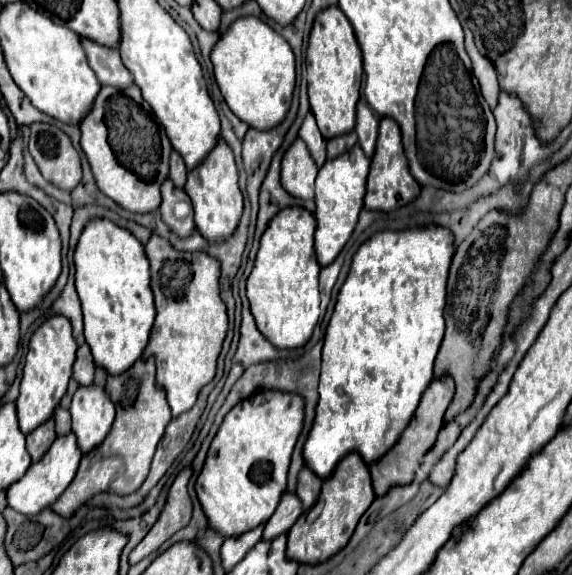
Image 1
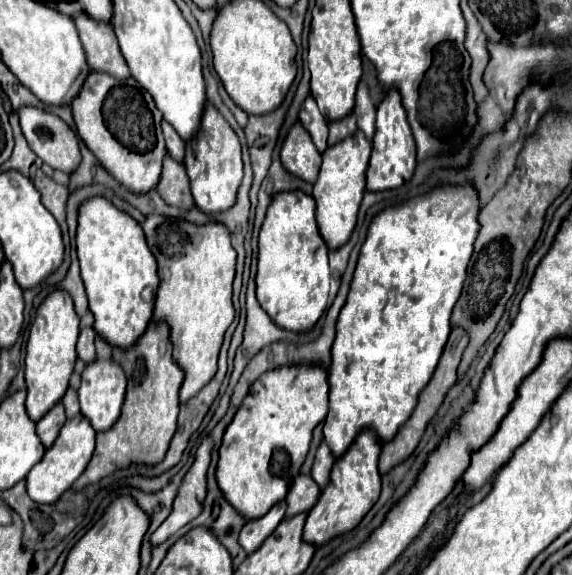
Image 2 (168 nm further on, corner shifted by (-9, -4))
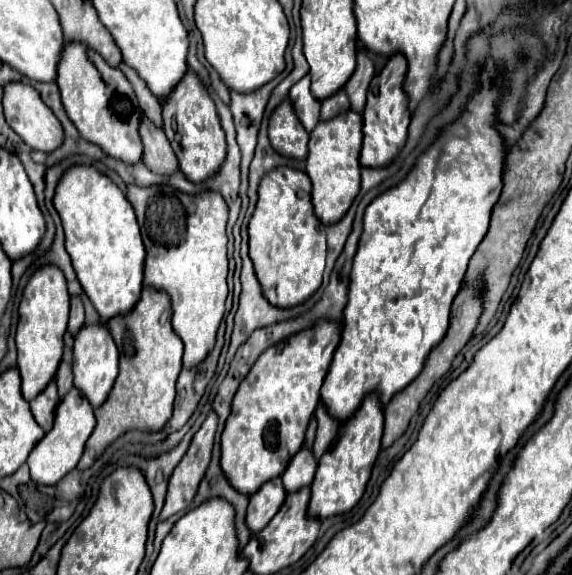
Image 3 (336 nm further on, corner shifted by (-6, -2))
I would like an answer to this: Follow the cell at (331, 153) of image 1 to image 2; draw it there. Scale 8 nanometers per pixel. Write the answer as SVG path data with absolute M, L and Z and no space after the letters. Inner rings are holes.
M348 114L348 116L340 118L340 120L330 122L330 124L328 124L328 130L330 130L330 134L328 134L328 144L330 144L330 146L332 146L332 144L338 144L340 140L344 140L346 136L350 136L350 134L356 132L356 120L354 120L352 114Z

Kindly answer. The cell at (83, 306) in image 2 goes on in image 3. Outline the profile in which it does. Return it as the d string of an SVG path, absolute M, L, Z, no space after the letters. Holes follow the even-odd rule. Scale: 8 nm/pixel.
M79 298L71 300L71 316L69 316L69 332L71 336L75 336L85 324L85 312L83 312L83 304Z

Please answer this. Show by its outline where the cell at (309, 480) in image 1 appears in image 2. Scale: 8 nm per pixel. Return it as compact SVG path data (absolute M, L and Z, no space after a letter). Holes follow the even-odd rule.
M322 440L322 444L318 446L318 452L316 452L314 466L312 466L312 478L318 482L320 488L324 488L324 486L328 484L332 464L334 464L334 454L332 454L330 448L326 446L326 442Z

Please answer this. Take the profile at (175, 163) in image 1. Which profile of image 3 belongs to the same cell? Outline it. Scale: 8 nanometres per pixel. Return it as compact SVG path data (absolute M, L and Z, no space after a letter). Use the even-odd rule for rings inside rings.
M121 64L119 68L127 76L127 80L135 86L135 92L137 92L137 98L139 98L139 106L143 106L143 112L147 114L147 118L153 120L153 124L157 124L159 128L163 128L163 116L161 116L161 104L159 104L159 100L147 90L145 82L129 66Z

